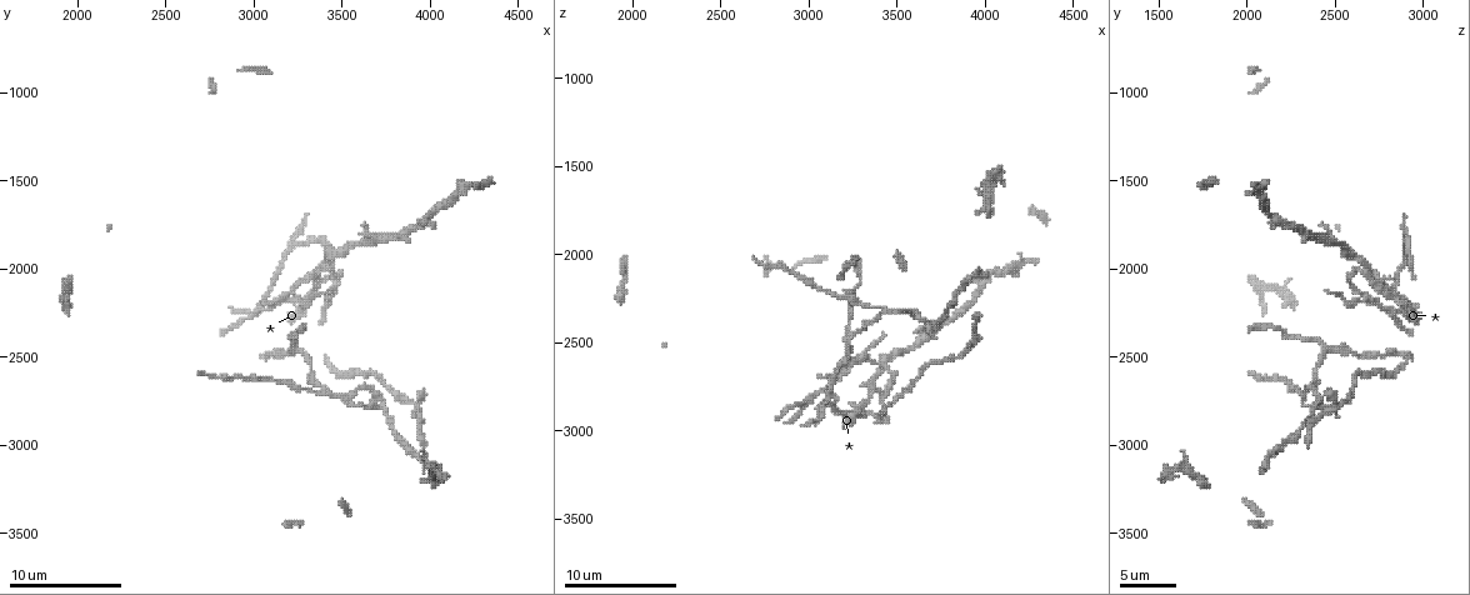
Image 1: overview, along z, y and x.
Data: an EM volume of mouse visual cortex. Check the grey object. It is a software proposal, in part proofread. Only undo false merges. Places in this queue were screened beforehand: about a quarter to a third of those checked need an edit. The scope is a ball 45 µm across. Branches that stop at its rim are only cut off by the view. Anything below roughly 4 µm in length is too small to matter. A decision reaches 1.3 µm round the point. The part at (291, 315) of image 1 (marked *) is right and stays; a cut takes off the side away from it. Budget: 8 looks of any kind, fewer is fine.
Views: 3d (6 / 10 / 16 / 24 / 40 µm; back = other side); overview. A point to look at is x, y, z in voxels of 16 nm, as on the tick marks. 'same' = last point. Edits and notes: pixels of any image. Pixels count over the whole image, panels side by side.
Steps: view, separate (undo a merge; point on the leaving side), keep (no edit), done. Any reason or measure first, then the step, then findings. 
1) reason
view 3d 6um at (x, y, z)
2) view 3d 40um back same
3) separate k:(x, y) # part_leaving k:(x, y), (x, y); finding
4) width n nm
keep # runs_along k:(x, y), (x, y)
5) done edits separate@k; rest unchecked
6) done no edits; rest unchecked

two arms in line, one across
view 3d 10um at (3200, 2160, 2680)

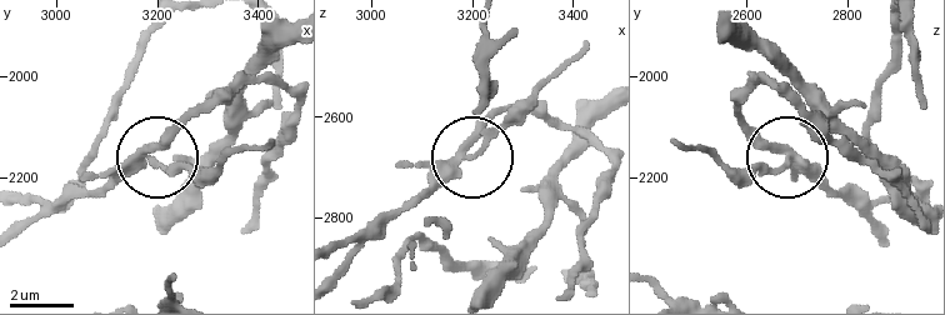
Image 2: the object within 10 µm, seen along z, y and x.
arms 3
separate 2:(181, 168) # part_leaving 2:(465, 159), (583, 40); a second cell is stuck on

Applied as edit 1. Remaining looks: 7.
four arms meet
view 3d 10um at (3400, 1980, 2640)

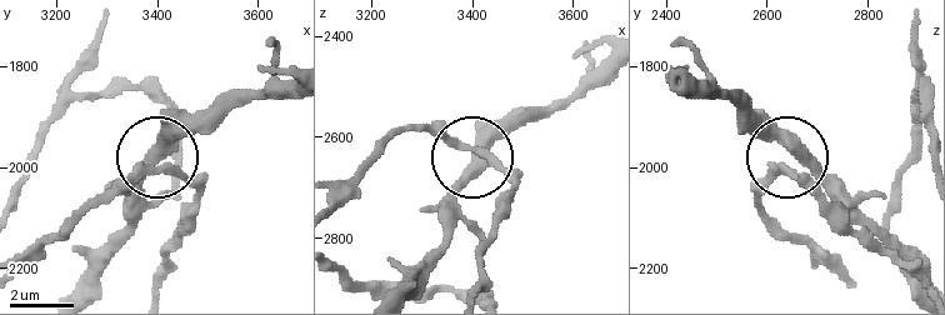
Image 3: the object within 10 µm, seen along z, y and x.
arms 4
keep # runs_along 3:(394, 293), (439, 244), (450, 188), (528, 109); continuous, no second cell

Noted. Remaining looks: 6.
view overview

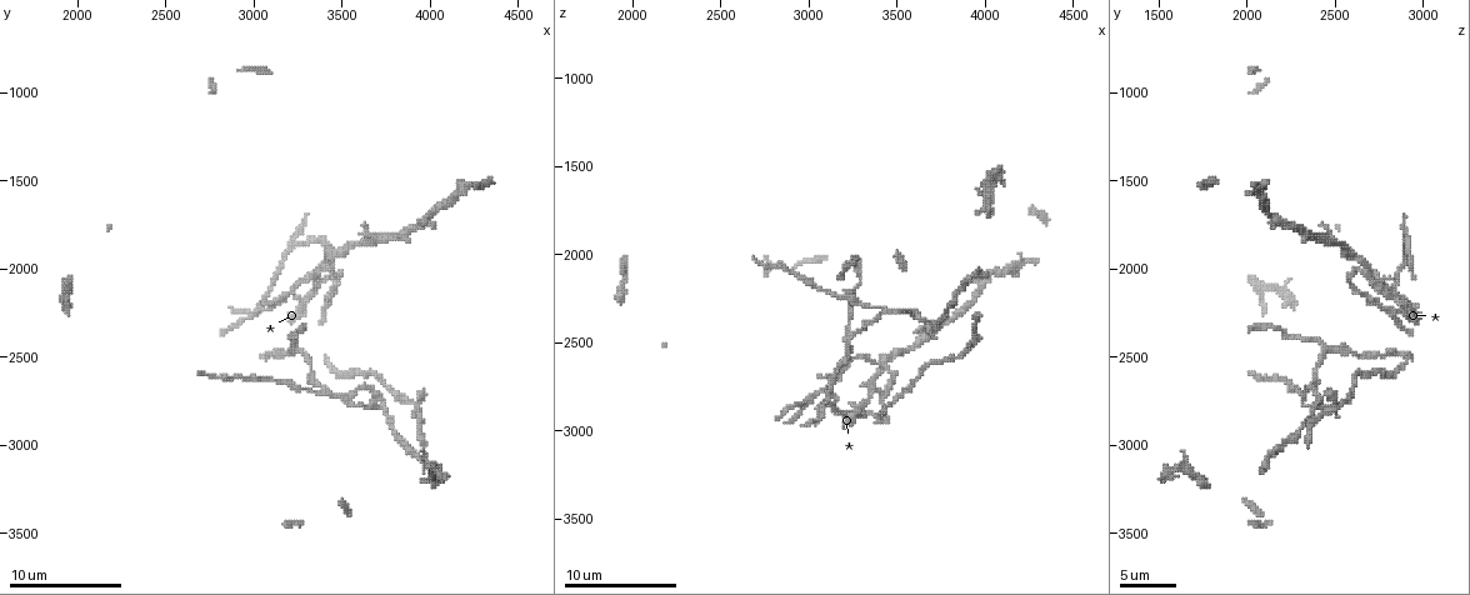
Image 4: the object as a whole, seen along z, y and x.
side arm on a straight run
view 3d 10um at (3420, 2720, 2300)

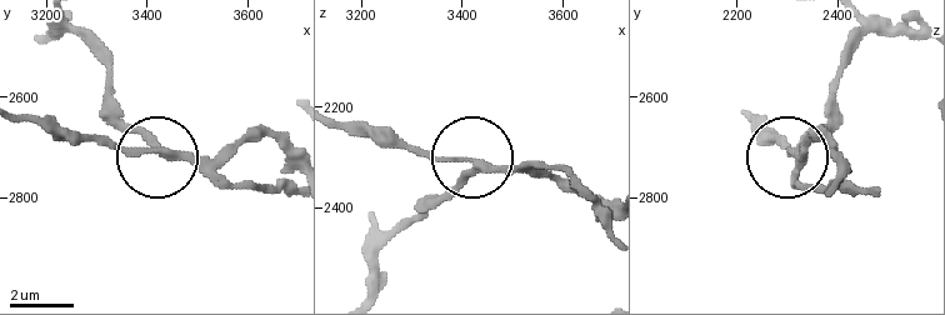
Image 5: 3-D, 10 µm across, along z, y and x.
width 190 nm
separate 5:(228, 188) # part_leaving 5:(186, 159), (20, 121); a second cell is stuck on

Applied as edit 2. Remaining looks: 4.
view overview

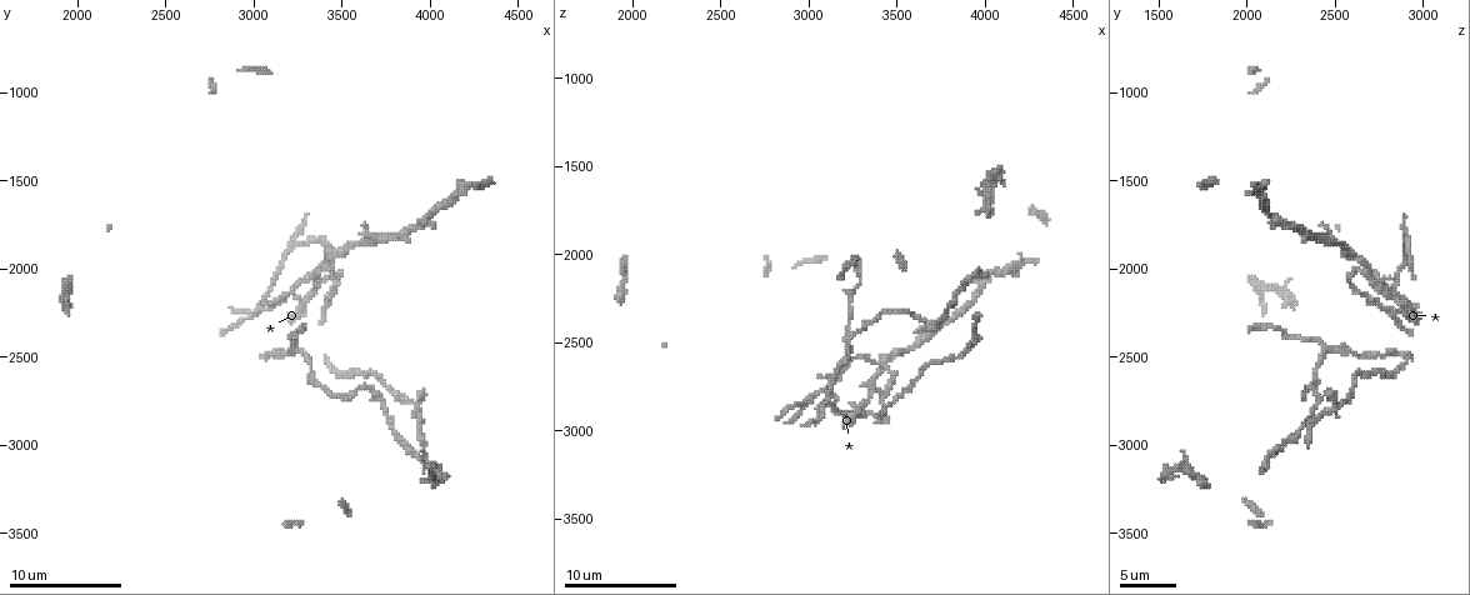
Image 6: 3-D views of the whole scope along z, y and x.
three arms meet
view 3d 16um at (3220, 2440, 2460)

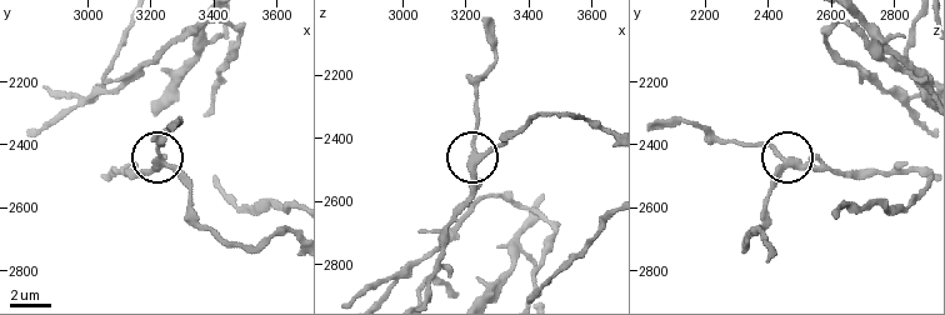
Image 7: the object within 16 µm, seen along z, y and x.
keep # continuous, no second cell

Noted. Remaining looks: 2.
done edits separate@2, separate@5; rest unchecked

